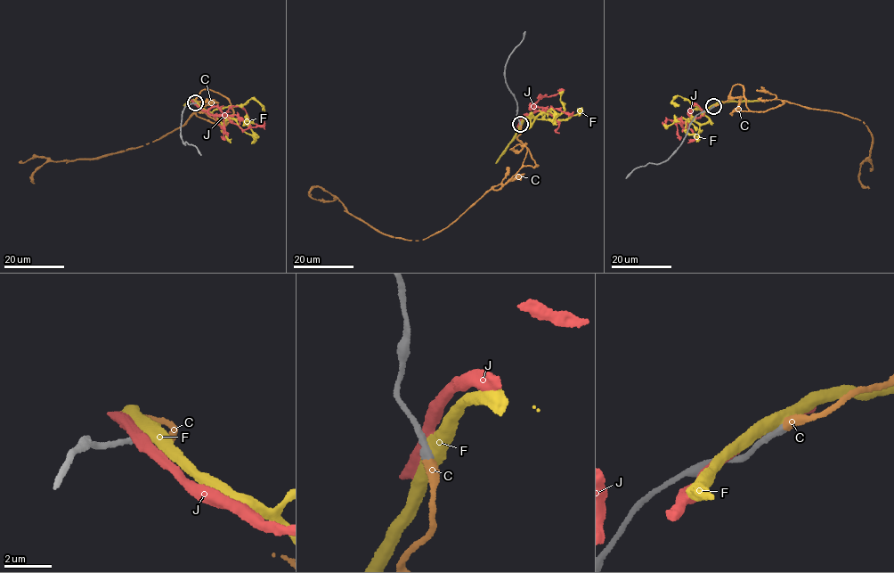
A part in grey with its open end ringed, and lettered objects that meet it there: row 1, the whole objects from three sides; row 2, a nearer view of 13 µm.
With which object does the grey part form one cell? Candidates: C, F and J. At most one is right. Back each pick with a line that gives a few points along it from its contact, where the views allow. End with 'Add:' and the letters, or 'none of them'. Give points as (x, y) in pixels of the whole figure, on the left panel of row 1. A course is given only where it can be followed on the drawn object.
C: via (196, 103), (210, 90), (233, 115), (221, 126), (192, 114), (152, 142), (93, 159), (19, 163)
Add: C

